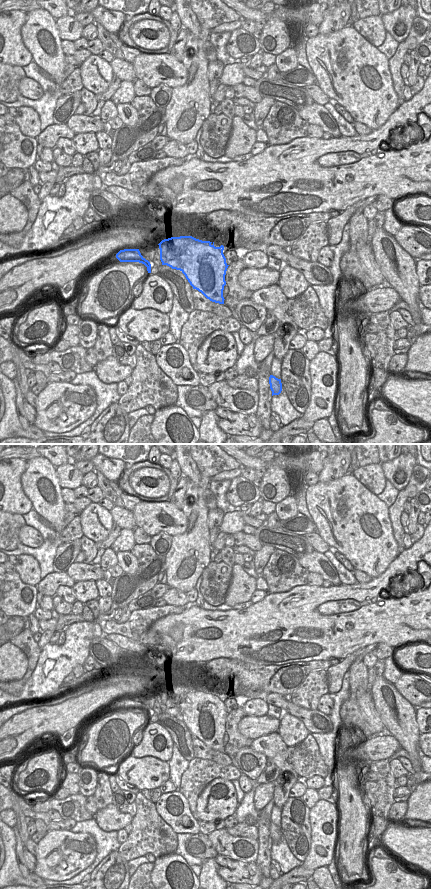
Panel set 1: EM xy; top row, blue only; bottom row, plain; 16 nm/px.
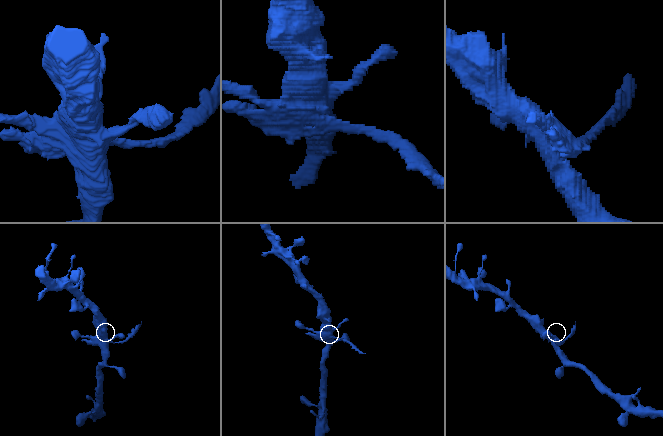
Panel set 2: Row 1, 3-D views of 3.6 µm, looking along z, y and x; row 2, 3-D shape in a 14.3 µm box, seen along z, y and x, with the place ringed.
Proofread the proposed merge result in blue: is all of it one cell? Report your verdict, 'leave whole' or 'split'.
split

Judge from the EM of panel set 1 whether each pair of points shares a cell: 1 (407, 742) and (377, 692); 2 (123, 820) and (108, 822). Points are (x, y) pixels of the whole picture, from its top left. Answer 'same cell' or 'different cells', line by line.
1: same cell
2: same cell

